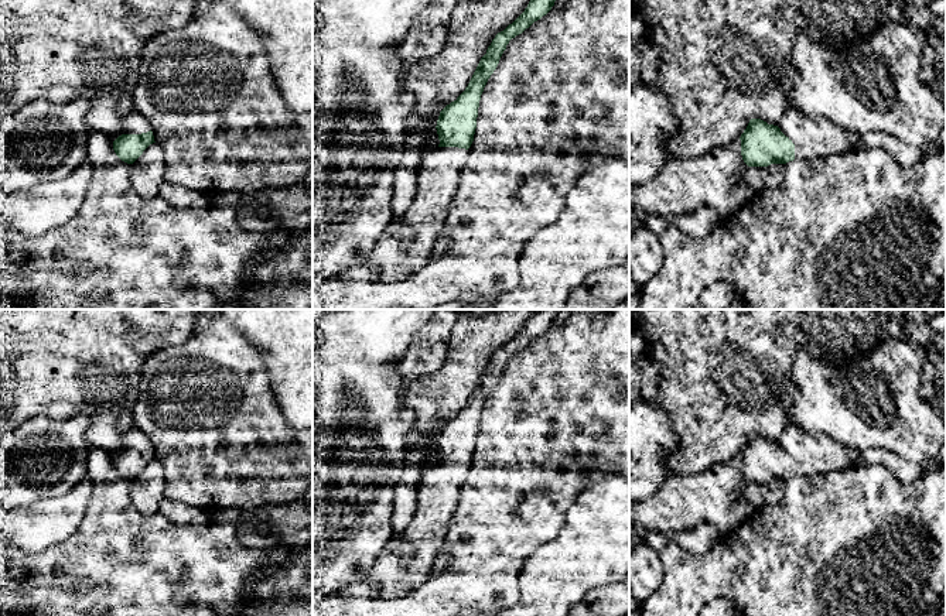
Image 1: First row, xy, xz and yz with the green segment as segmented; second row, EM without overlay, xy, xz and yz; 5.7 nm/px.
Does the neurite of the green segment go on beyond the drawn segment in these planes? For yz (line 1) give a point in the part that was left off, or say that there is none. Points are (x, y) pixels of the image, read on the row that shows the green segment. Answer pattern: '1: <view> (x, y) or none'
1: yz (813, 137)

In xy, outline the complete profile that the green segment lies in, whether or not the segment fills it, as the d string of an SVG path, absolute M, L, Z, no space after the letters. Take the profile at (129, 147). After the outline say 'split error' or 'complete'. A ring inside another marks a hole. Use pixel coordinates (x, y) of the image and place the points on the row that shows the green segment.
M132 112L122 123L122 134L113 141L116 155L133 164L154 141L148 120L139 112Z; split error

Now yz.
M792 107L778 126L751 119L740 140L741 155L748 167L768 167L786 164L796 157L844 154L856 147L861 136Z; split error

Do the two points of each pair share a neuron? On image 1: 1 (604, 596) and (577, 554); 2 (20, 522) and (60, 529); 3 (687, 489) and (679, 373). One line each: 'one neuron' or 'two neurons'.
1: two neurons
2: one neuron
3: two neurons

